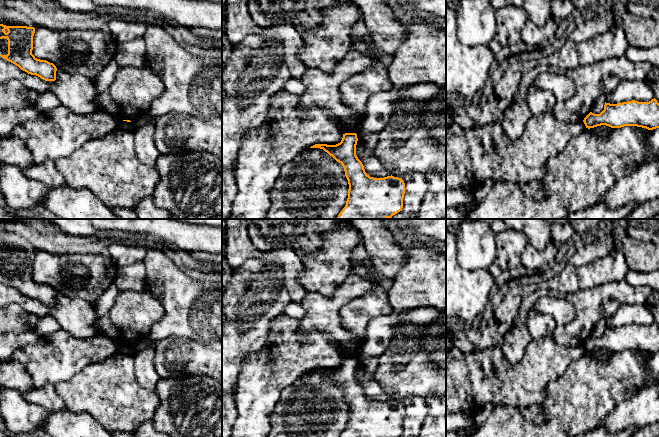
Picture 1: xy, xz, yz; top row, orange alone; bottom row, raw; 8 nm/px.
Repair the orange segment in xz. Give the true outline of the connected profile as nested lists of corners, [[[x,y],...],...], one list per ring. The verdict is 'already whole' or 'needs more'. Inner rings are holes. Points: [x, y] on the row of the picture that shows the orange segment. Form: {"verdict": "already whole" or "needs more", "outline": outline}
{"verdict": "already whole", "outline": [[[345,133],[340,143],[336,145],[315,144],[310,148],[320,148],[341,163],[348,180],[348,198],[337,219],[387,219],[400,212],[403,208],[405,183],[402,178],[387,176],[384,178],[370,177],[362,162],[356,155],[356,133]]]}

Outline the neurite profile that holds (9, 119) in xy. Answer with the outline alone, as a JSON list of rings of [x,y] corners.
[[[35,106],[0,111],[0,139],[12,136],[12,132],[18,124],[34,120],[39,114],[40,112]]]

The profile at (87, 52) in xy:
[[[35,27],[32,54],[35,58],[53,63],[57,69],[82,74],[94,81],[104,67],[114,59],[117,43],[107,30],[52,30]]]

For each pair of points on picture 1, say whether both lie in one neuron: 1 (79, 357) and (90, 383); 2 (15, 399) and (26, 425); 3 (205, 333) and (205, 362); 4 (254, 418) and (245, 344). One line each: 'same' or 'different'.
1: different
2: same
3: different
4: different

